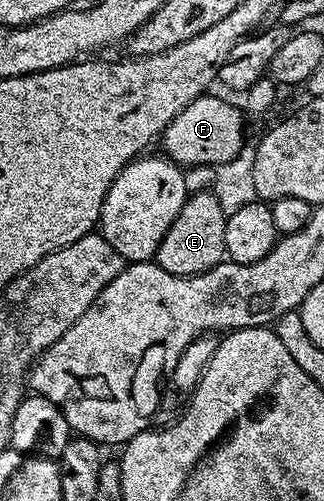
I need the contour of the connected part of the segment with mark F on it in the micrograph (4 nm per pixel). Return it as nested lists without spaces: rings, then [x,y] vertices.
[[[207,92],[202,97],[192,100],[184,112],[180,112],[168,124],[160,135],[160,143],[165,157],[171,158],[183,168],[192,166],[218,167],[222,163],[231,162],[244,149],[242,143],[242,118],[244,114],[237,106],[225,102],[222,98],[213,98],[213,93]]]

